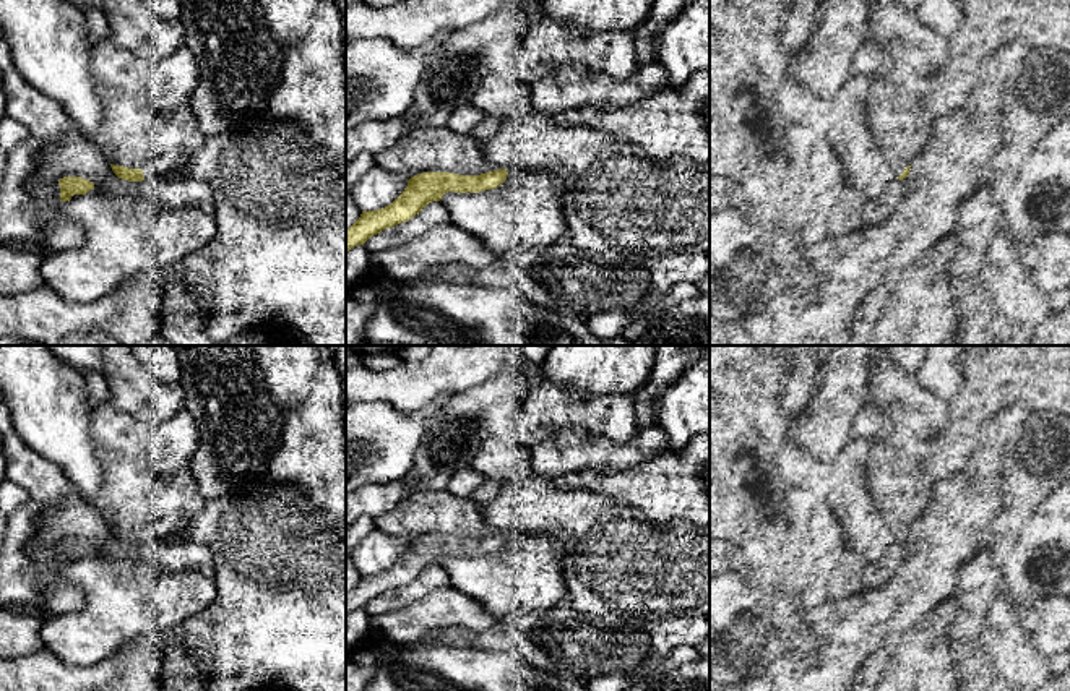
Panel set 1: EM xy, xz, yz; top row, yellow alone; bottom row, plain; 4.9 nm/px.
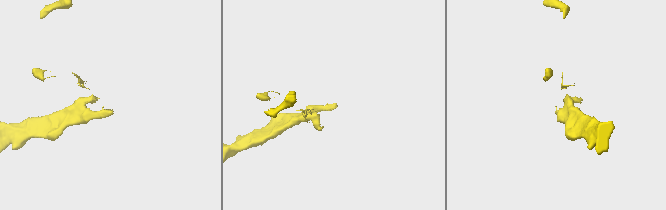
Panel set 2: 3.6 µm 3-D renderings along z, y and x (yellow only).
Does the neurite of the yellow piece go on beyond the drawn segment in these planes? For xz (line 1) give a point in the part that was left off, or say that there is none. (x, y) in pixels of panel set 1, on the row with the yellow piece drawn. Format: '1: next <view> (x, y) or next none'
1: next none

